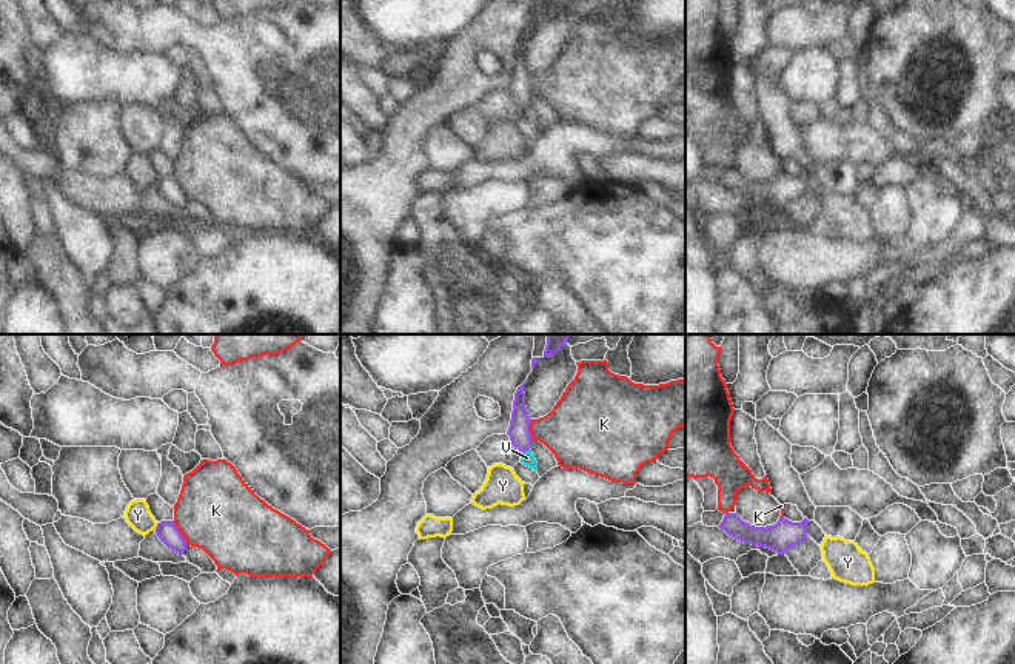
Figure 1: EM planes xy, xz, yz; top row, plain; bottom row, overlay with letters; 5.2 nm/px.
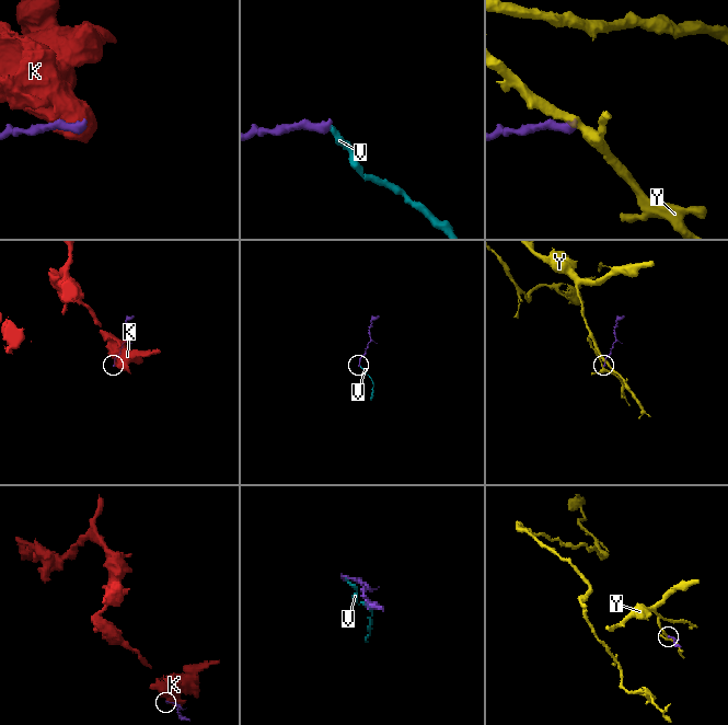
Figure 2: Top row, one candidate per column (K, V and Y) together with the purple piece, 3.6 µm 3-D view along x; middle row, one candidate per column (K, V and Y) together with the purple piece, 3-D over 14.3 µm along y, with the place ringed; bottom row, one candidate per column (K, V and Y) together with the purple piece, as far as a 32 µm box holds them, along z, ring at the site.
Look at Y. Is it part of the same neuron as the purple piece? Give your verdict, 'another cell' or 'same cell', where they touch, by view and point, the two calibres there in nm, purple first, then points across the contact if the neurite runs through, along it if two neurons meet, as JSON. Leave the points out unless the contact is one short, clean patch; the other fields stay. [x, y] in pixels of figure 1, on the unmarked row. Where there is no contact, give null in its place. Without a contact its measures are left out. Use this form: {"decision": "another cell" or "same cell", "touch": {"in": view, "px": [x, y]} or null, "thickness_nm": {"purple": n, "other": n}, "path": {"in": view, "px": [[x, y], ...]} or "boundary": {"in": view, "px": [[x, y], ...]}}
{"decision": "another cell", "touch": {"in": "xy", "px": [157, 181]}, "thickness_nm": {"purple": 110, "other": 140}, "boundary": {"in": "xy", "px": [[159, 177], [154, 184]]}}

